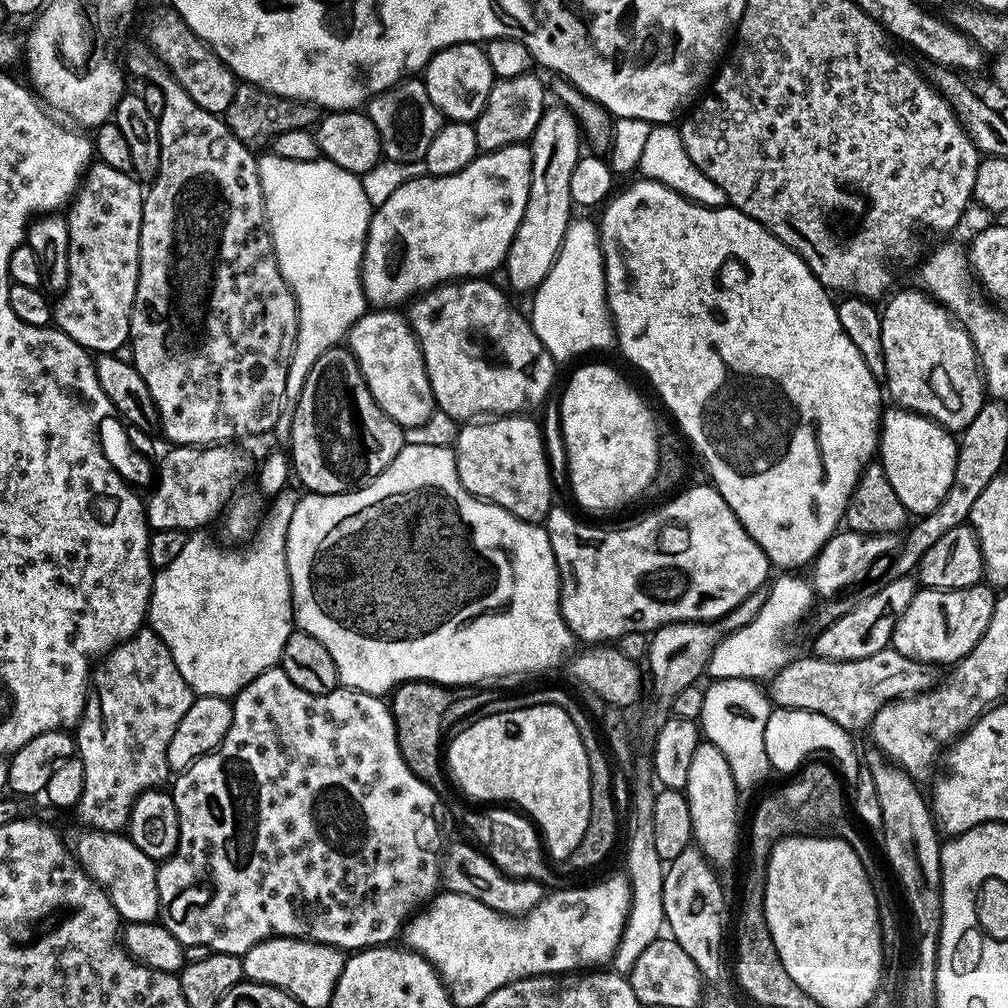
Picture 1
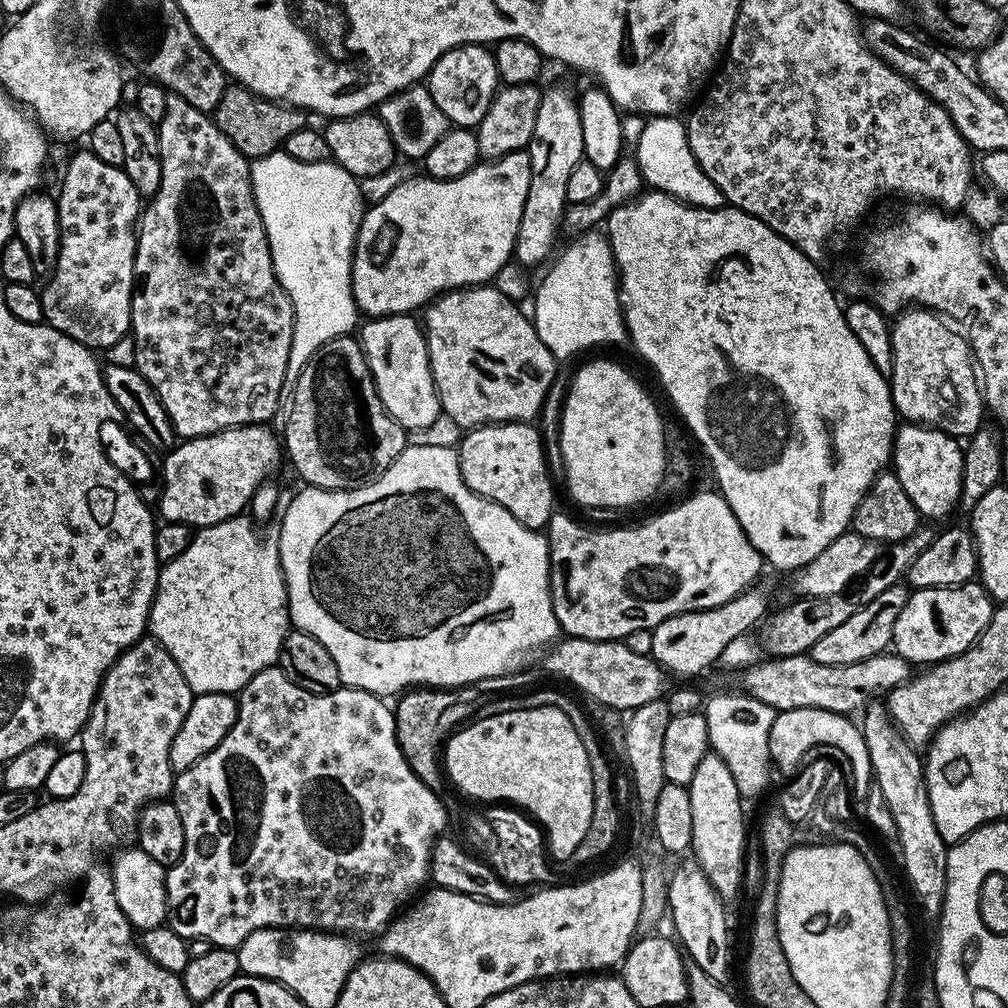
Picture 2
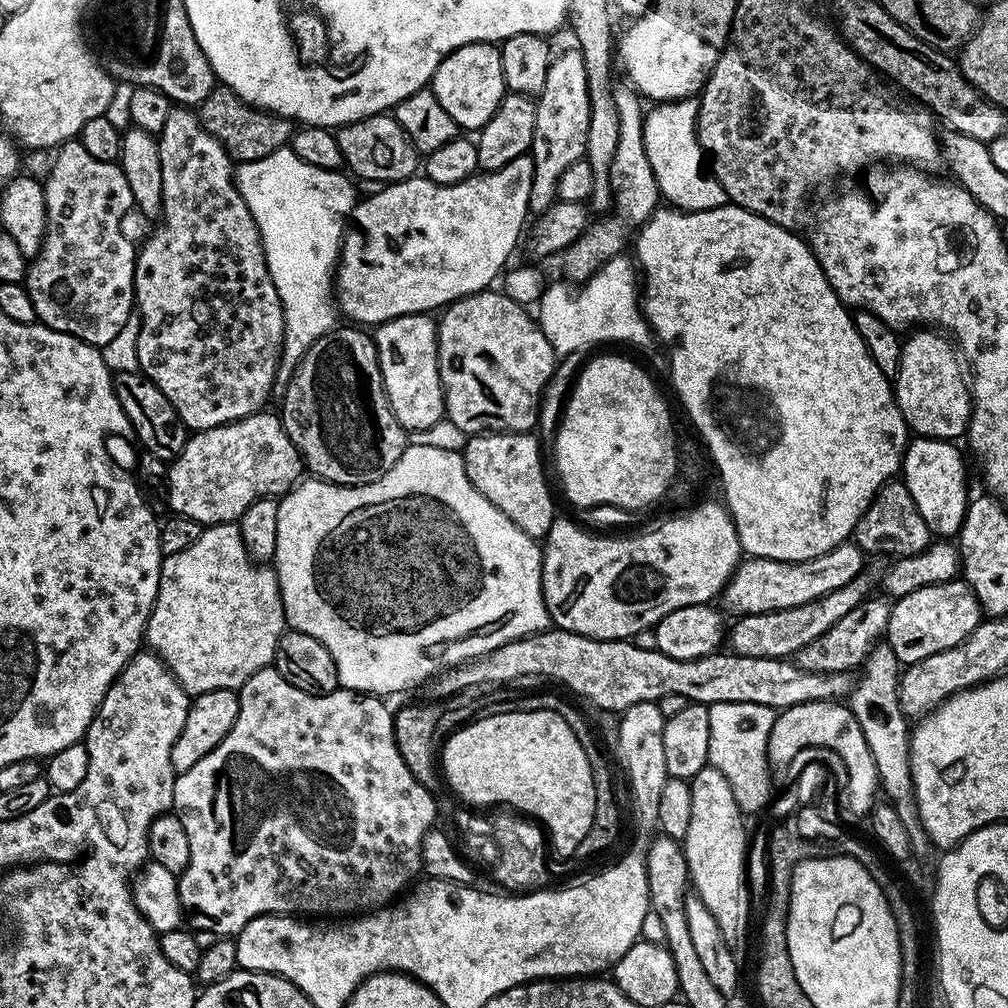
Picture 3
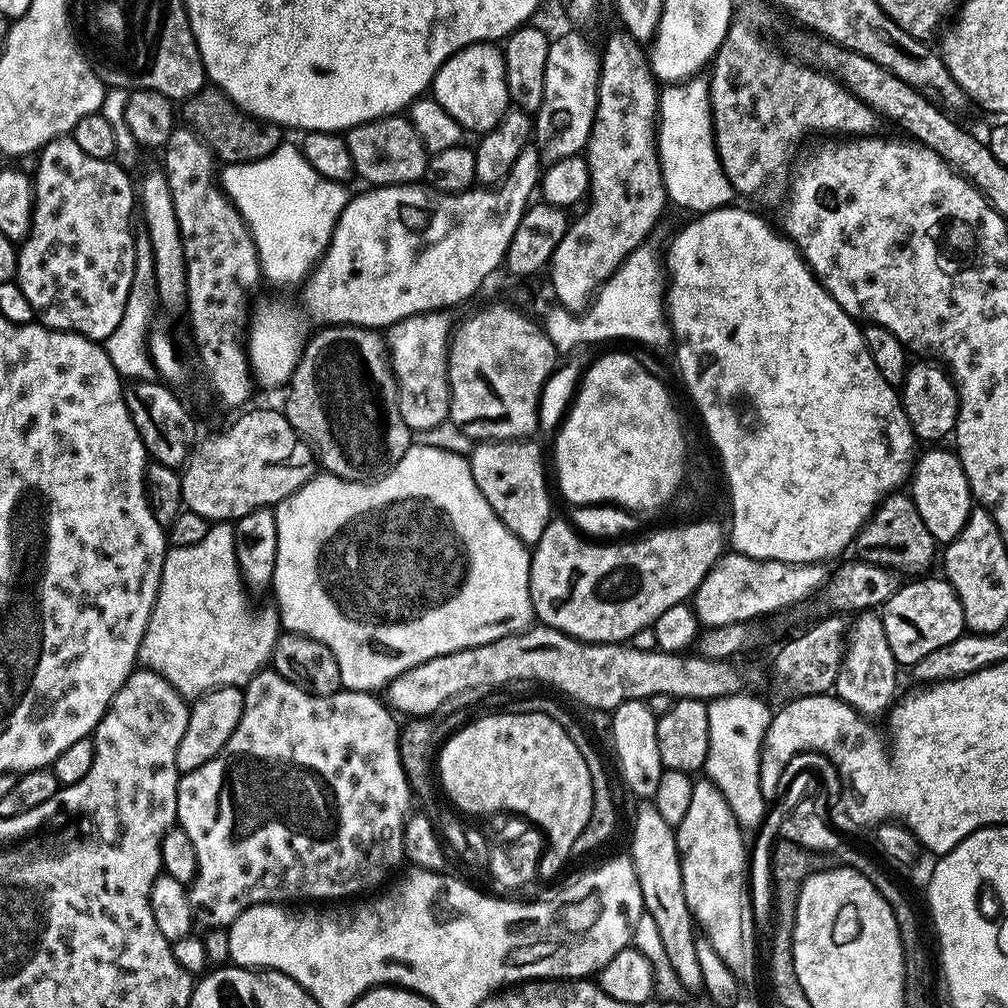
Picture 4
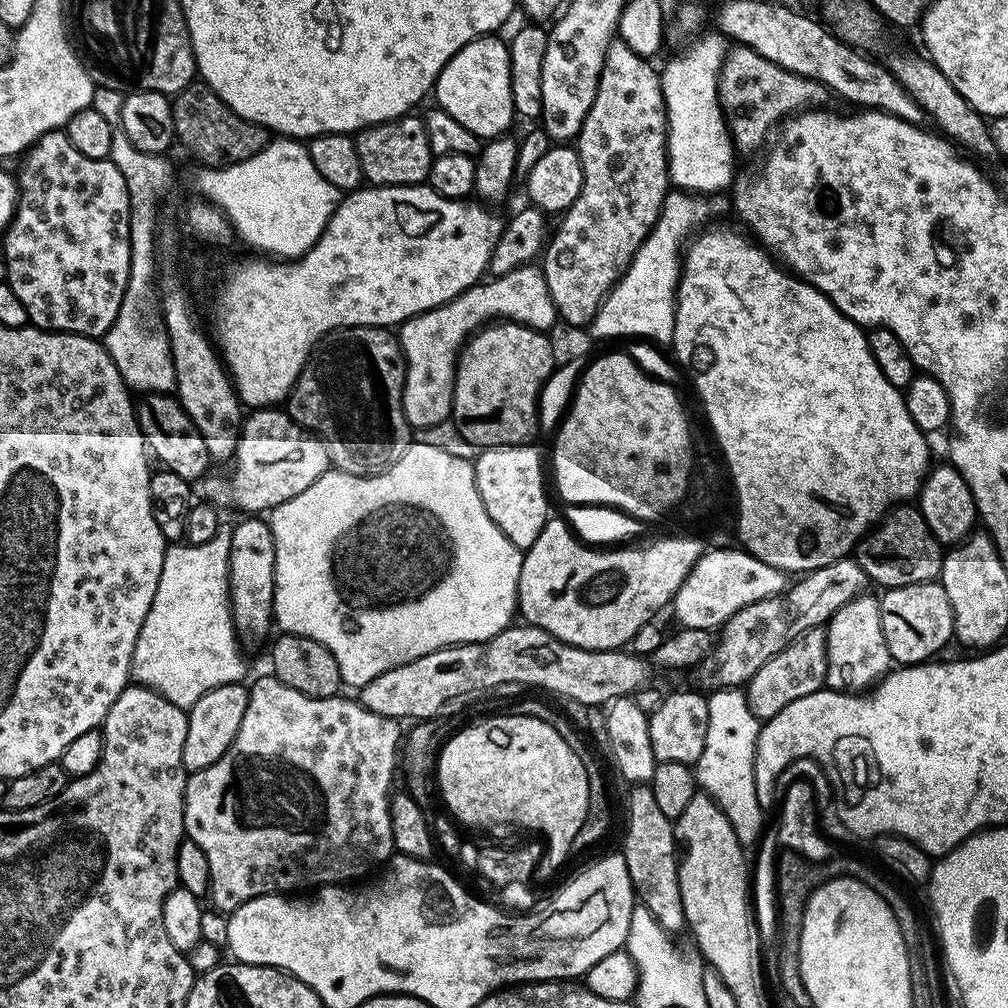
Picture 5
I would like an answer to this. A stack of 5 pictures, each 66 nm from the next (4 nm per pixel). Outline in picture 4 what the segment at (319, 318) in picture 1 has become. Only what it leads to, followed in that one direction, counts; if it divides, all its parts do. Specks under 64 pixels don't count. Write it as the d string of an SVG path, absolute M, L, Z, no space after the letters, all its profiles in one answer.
M282 142L261 160L224 164L219 169L218 179L252 231L263 279L276 284L299 285L315 268L350 199L347 187L322 178L322 174L306 162L295 143Z

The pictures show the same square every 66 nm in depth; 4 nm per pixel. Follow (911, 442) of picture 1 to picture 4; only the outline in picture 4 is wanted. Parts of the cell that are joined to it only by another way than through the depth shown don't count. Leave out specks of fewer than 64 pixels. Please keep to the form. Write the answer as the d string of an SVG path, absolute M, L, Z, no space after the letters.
M932 446L929 452L921 451L910 473L910 495L914 506L918 506L918 514L922 514L922 522L926 522L926 530L934 537L937 545L947 546L966 526L966 518L974 507L974 497L960 457L955 451L948 452L944 446Z

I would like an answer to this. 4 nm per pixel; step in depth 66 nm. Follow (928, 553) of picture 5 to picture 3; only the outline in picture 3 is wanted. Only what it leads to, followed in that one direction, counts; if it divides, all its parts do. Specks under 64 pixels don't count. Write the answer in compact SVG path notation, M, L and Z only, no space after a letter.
M893 478L877 490L872 504L862 514L856 524L854 543L861 552L887 558L913 556L928 547L930 533L922 514L918 514L918 506L914 506L914 498L910 498L910 490L903 479Z

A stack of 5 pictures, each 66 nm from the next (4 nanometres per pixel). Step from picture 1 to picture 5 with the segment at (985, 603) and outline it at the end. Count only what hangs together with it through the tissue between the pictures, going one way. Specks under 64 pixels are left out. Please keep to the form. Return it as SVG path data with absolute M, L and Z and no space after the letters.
M936 580L889 588L883 595L879 597L882 634L897 665L931 661L940 654L935 652L942 651L948 639L953 639L954 614L950 610L950 598L946 598L946 590Z

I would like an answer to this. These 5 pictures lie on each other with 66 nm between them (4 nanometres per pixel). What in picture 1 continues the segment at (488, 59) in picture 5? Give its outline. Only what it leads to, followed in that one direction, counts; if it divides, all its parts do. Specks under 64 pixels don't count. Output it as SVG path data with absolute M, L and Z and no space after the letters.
M479 43L452 44L434 53L422 70L422 79L430 102L439 110L441 117L452 122L475 122L486 106L486 98L494 83L492 67Z

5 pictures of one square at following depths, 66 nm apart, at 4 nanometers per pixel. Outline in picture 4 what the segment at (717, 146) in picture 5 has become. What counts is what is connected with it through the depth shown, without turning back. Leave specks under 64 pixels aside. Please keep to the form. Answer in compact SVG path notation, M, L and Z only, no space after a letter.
M689 78L683 82L672 82L661 87L658 92L658 131L656 133L656 153L660 159L660 169L664 179L667 199L680 208L689 208L692 214L709 212L733 203L734 189L726 178L720 156L716 152L716 140L712 135L712 107L708 101L708 80Z

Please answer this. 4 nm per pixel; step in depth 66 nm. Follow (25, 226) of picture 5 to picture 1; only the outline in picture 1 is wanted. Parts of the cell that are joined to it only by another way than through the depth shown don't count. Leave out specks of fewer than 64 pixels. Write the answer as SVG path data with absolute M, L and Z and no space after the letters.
M99 162L93 163L84 173L75 196L70 201L70 207L66 212L68 222L68 283L63 289L60 301L54 304L54 324L61 332L64 332L74 342L78 342L83 348L92 354L115 354L120 347L127 345L128 331L130 330L130 318L132 317L132 303L136 293L136 284L140 281L140 227L142 226L142 210L144 209L145 189L141 181L135 175L114 170L114 166L106 166Z

